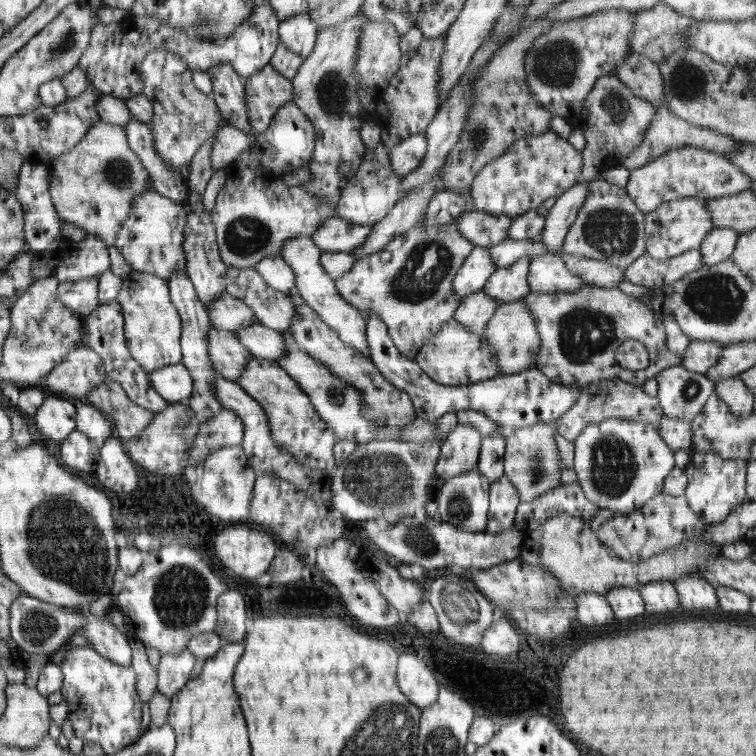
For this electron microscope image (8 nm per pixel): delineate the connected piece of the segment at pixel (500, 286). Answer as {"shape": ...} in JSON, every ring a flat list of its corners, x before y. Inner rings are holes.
{"shape":[[524,255,514,264,498,268,490,275,483,292,498,304,523,300,530,294,530,261,528,255]]}

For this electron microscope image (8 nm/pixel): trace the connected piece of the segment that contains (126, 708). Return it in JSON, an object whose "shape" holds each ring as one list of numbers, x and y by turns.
{"shape":[[70,648,59,665,63,673,60,689,68,705,68,719,74,729,74,742,100,744,106,755,122,750,142,734,142,708,136,692,136,674,132,666,122,667,93,648]]}

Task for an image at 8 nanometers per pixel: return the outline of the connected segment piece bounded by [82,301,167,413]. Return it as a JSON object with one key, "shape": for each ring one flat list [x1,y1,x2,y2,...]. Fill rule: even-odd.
{"shape":[[115,301,111,304,100,305,96,310,86,316,84,323,84,335,82,335,82,347,94,350,104,360,107,376,121,384,130,400,142,406,142,408,158,412,166,408,166,400,156,392,154,384,150,384,150,374,142,368,138,361,130,354,129,344,125,338,125,313]]}

